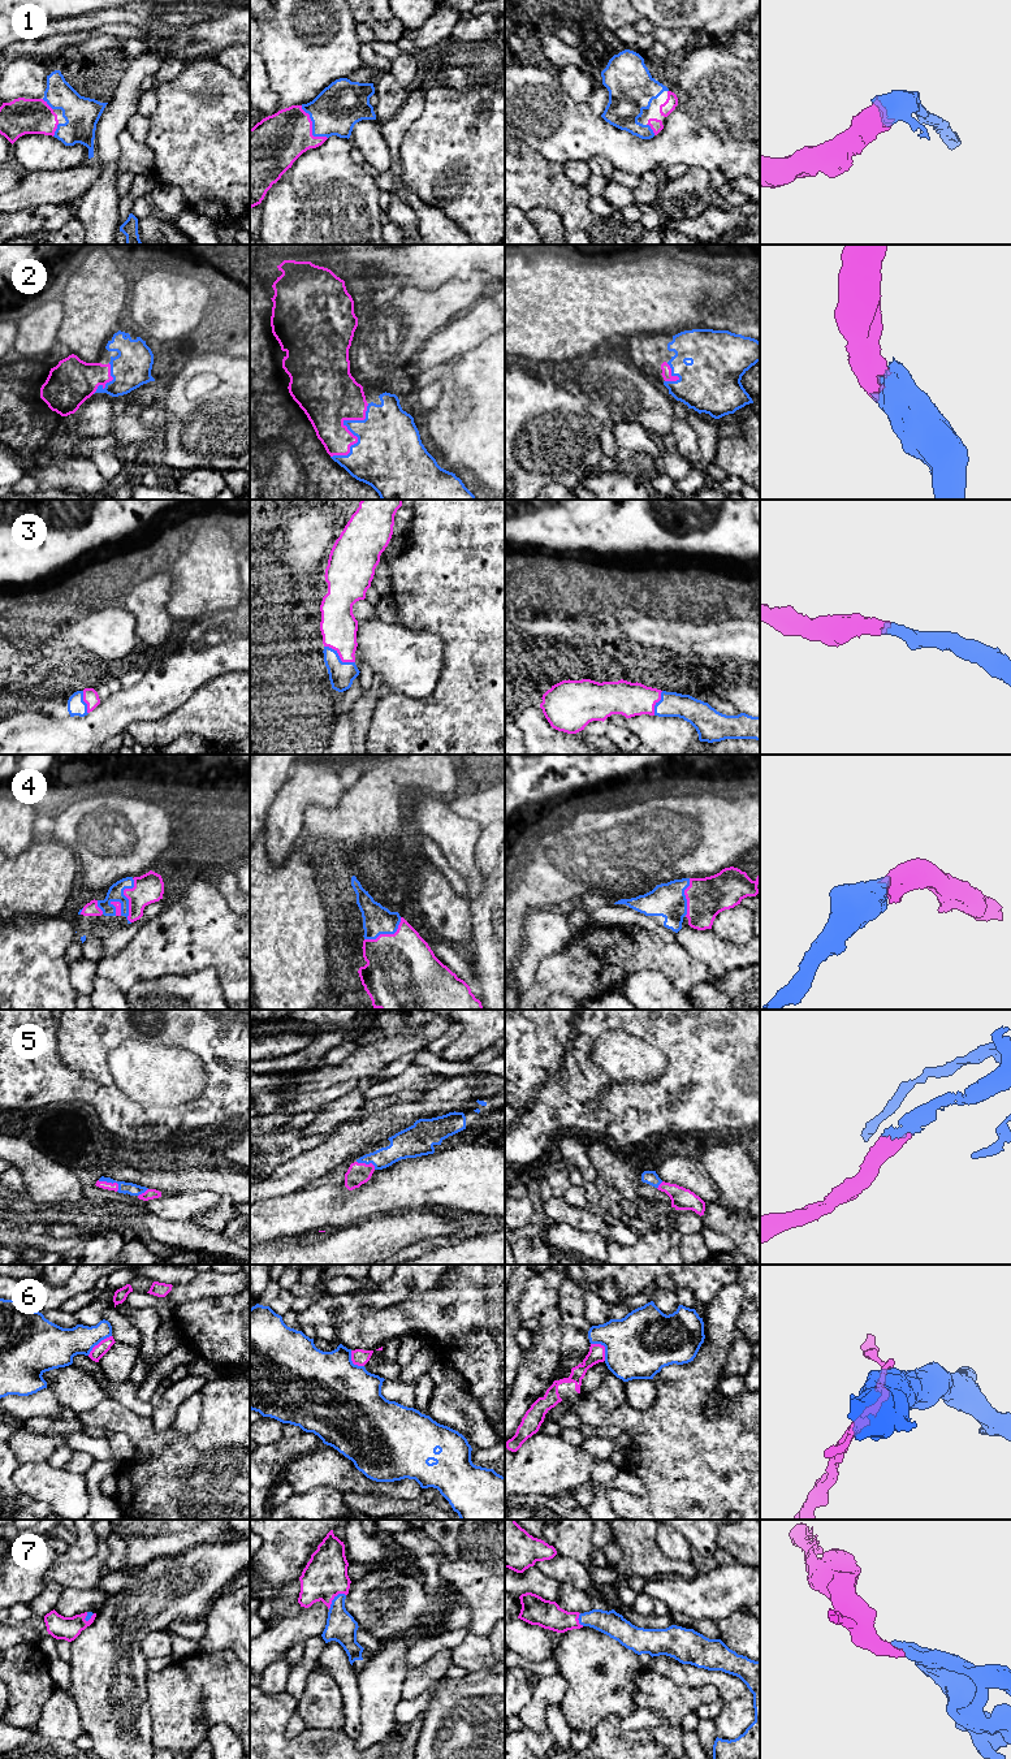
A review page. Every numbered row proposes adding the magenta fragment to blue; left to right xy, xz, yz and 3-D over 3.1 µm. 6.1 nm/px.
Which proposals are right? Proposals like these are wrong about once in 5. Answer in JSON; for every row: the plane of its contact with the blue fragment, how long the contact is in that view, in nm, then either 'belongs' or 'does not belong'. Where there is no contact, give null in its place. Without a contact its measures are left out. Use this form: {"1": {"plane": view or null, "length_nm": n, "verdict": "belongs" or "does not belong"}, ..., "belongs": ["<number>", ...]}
{"1": {"plane": "xz", "length_nm": 260, "verdict": "belongs"}, "2": {"plane": "xz", "length_nm": 400, "verdict": "belongs"}, "3": {"plane": "xz", "length_nm": 220, "verdict": "belongs"}, "4": {"plane": "xy", "length_nm": 280, "verdict": "belongs"}, "5": {"plane": "xy", "length_nm": 150, "verdict": "belongs"}, "6": {"plane": "yz", "length_nm": 140, "verdict": "does not belong"}, "7": {"plane": "xz", "length_nm": 140, "verdict": "belongs"}, "belongs": ["1", "2", "3", "4", "5", "7"]}

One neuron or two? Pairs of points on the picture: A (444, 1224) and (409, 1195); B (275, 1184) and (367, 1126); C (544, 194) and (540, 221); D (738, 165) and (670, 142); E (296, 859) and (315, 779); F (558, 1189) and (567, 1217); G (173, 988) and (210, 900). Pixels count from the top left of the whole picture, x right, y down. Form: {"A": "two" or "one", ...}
{"A": "two", "B": "one", "C": "two", "D": "one", "E": "two", "F": "two", "G": "two"}

